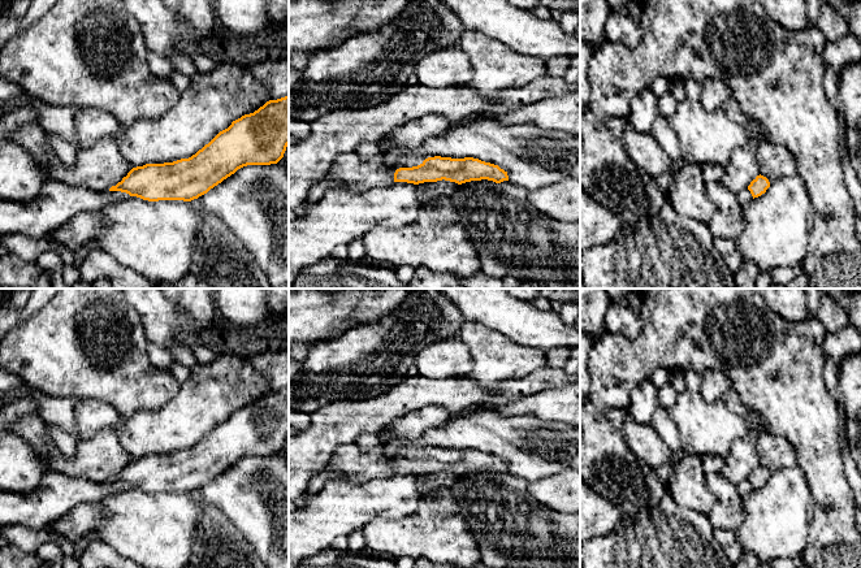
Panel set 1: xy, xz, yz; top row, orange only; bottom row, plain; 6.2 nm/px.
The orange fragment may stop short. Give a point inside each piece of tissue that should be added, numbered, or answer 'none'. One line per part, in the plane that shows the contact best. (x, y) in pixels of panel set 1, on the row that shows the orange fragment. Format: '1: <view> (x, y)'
1: xz (366, 174)

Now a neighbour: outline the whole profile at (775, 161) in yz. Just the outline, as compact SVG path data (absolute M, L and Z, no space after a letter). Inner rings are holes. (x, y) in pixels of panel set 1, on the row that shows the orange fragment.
M761 142L758 148L758 164L761 175L766 177L770 183L783 177L797 174L795 157L782 146Z

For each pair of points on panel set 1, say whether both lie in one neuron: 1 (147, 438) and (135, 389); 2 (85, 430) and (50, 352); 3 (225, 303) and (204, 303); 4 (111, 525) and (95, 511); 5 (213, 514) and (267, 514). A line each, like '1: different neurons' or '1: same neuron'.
1: different neurons
2: different neurons
3: different neurons
4: different neurons
5: different neurons

